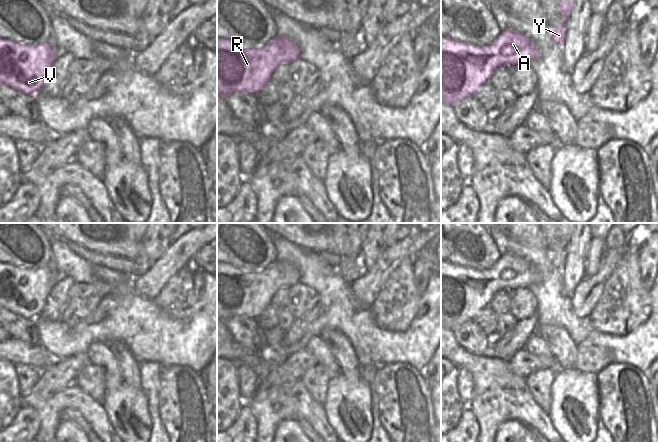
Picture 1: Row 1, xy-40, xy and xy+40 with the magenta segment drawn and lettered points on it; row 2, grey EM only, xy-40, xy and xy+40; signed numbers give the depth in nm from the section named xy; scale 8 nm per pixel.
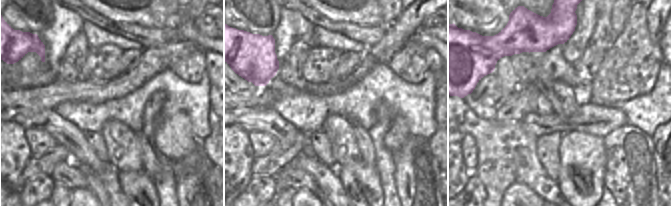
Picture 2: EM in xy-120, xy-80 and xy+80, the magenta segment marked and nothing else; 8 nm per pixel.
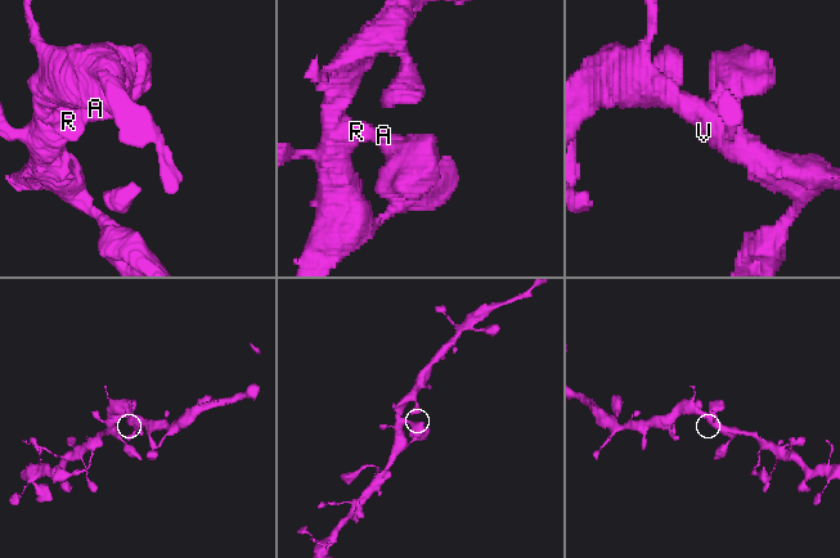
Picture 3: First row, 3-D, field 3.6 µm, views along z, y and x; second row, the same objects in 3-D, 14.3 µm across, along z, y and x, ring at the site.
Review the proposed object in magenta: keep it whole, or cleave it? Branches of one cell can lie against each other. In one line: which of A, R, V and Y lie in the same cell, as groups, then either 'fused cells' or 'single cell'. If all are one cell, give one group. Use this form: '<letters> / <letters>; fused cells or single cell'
A R V Y; single cell

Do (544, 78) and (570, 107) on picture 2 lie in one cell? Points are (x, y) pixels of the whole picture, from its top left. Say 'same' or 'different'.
same

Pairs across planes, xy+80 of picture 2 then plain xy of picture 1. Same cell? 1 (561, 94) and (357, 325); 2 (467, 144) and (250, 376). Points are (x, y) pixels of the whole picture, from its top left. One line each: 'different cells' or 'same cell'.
1: different cells
2: same cell

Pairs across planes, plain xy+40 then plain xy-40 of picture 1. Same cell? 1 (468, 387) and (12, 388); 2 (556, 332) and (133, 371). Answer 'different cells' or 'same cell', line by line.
1: different cells
2: same cell

